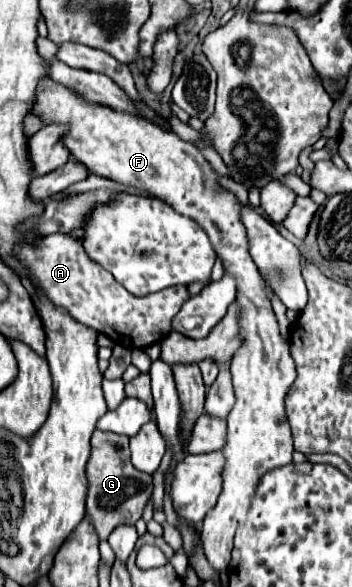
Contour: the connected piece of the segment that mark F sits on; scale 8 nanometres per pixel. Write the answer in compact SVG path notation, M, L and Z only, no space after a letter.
M44 79L38 85L34 113L46 123L70 125L64 143L70 153L88 167L90 173L112 179L124 187L146 191L150 197L164 201L176 213L192 217L210 237L224 271L228 271L236 281L236 303L240 309L238 327L242 335L242 343L230 361L236 403L226 419L228 433L222 447L226 459L222 471L222 493L214 509L206 513L202 525L202 545L210 565L218 571L226 571L240 517L244 517L250 509L250 499L256 493L262 475L270 469L292 463L294 453L284 399L296 379L296 367L288 349L288 341L278 331L266 291L266 281L248 253L246 229L240 221L242 207L234 193L222 191L214 167L204 159L198 147L182 141L176 133L152 125L146 119L118 113L108 107L90 105L82 97L74 95L74 91L58 85L52 79Z

